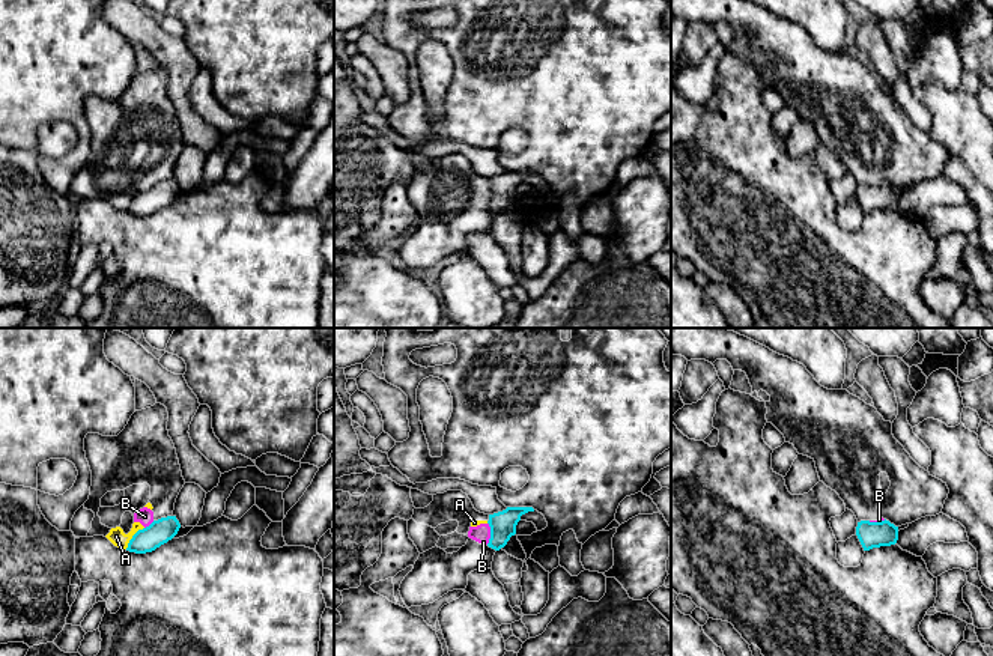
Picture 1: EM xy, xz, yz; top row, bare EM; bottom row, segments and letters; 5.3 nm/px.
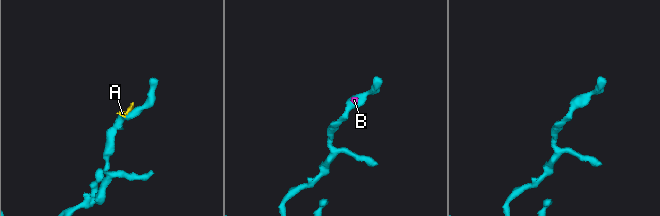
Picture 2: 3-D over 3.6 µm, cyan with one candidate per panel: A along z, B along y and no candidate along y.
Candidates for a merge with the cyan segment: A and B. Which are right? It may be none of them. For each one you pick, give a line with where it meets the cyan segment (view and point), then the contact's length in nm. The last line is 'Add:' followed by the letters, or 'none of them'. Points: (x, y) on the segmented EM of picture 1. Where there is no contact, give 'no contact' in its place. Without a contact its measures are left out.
Add: none of them

